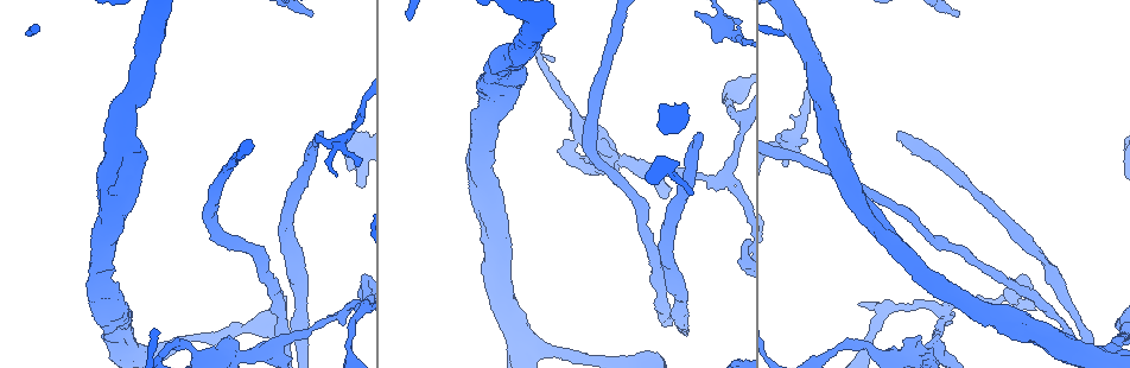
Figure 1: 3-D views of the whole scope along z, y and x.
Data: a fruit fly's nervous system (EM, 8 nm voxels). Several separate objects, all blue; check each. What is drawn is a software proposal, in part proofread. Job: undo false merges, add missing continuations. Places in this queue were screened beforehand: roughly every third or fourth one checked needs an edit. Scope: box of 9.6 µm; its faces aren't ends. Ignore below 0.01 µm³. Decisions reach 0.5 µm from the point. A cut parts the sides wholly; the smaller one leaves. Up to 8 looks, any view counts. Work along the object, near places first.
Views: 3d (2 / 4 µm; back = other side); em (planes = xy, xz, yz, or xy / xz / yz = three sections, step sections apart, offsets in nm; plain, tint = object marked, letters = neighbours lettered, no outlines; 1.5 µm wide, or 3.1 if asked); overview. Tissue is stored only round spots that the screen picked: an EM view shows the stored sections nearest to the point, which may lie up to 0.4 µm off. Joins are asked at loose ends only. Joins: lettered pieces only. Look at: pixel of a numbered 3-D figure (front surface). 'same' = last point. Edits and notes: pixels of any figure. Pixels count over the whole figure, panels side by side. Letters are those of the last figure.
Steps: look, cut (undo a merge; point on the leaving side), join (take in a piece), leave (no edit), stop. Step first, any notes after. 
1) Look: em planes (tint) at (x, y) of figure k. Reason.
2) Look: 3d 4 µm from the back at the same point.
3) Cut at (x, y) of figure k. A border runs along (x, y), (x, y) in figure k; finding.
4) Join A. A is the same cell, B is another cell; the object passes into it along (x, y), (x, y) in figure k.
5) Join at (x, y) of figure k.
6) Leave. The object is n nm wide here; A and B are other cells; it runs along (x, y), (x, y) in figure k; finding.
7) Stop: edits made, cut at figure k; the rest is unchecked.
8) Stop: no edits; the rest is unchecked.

Look: 3d 4 µm at (890, 240) of figure 1. Two arms at a narrow angle.

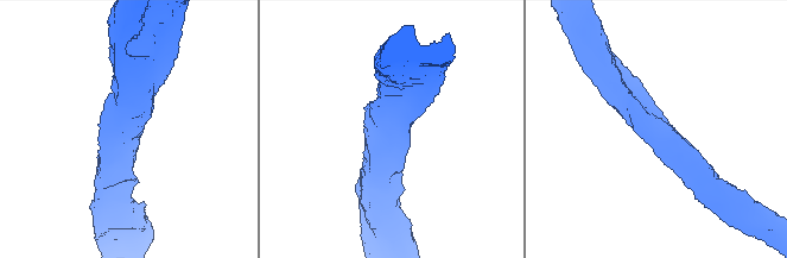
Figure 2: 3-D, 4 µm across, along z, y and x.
Look: em planes (letters) at (388, 126) of figure 2. 4 arms meet here; now the EM.

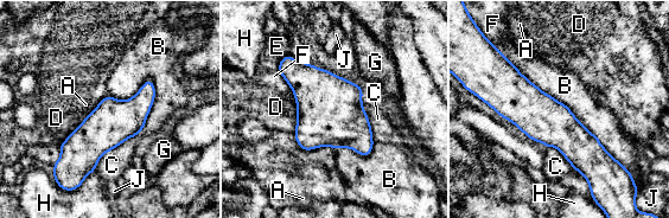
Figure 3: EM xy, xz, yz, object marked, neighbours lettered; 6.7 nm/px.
Leave. The object is 240 nm wide here; the longest contact is with B, 950 nm; A, B, C, D, E, F, G, H and J are other cells; continuous, no second neuron.

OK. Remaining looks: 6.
Look: 3d 4 µm at (340, 314) of figure 1. Three-way junction.

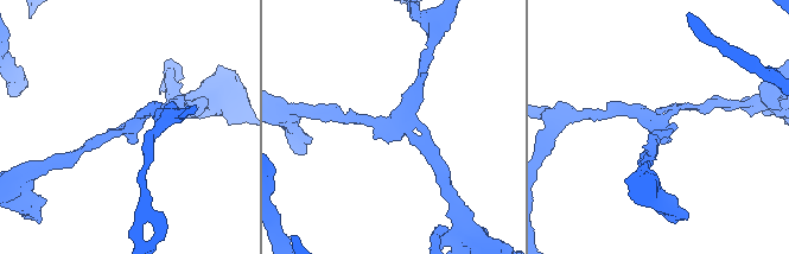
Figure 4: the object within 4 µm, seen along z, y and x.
Look: em planes (letters) at (653, 127) of figure 4. 3 arms meet here.

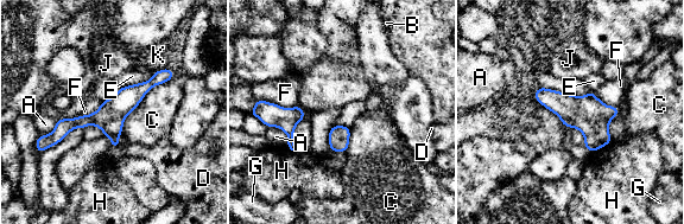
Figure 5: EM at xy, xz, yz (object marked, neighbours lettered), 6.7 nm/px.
Leave. A, B, C, D, E, F, G, H, J and K are other cells; a border runs along (170, 80), (145, 95), (121, 133) in figure 5; one neuron here.

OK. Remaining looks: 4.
Look: em xz step 4 (tint) at (317, 136) of figure 1. Branch stops here.

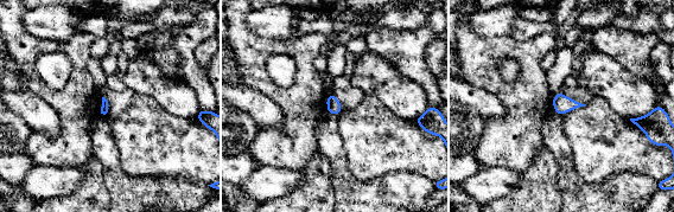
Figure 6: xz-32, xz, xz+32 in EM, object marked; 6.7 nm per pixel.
Look: em planes (letters) at the same point. Cut it another way.

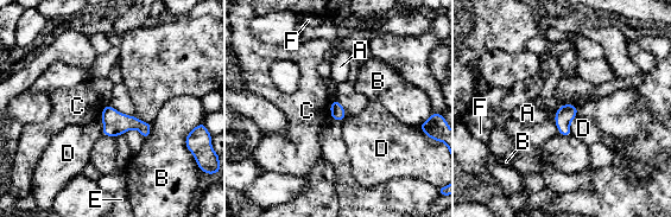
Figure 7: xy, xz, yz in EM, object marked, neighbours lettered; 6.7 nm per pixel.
Leave. The object is 100 nm wide here; A, B, C, D, E and F are other cells; a border runs along (576, 115), (570, 123), (570, 134) in figure 7; none of them fits.

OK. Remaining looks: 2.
Look: 3d 4 µm at (955, 303) of figure 1. Stops while still wide.

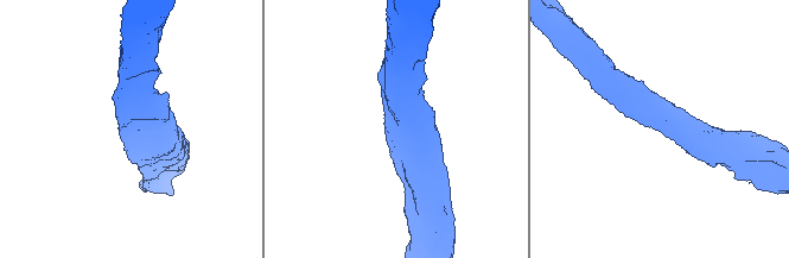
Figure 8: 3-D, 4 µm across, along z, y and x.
Look: em xy step 4 (letters) at (385, 124) of figure 8. Now the EM.

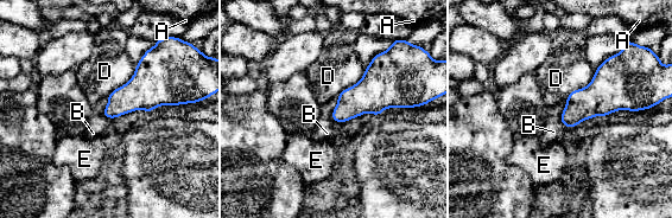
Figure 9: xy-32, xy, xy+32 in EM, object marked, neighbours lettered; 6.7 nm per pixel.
Leave. A, B, D and E are other cells; a border runs along (559, 120), (566, 127) in figure 9; none of them fits.

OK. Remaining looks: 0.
Stop: no edits; the rest is unchecked.

